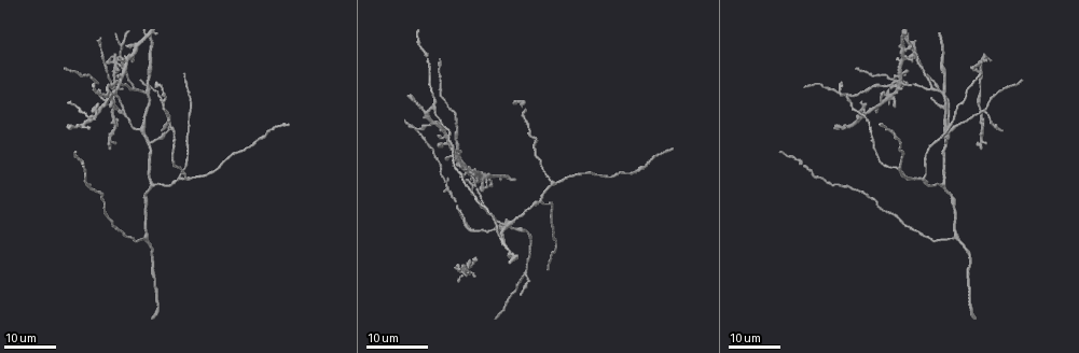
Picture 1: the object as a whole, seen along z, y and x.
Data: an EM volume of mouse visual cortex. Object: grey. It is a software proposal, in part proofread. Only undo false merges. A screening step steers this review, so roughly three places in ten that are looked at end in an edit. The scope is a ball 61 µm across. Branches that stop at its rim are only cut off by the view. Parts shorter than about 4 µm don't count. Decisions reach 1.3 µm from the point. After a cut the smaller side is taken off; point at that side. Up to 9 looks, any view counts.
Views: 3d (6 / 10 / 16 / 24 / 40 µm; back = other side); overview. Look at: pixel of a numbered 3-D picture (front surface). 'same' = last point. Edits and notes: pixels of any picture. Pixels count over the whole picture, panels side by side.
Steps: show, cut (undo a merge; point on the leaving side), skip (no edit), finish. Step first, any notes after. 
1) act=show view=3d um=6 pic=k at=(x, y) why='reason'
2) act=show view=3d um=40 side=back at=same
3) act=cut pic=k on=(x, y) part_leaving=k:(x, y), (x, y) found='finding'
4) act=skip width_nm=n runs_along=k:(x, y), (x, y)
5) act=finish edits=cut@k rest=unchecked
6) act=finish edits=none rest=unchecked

act=show view=3d um=16 pic=1 at=(895, 86) why='four arms meet'

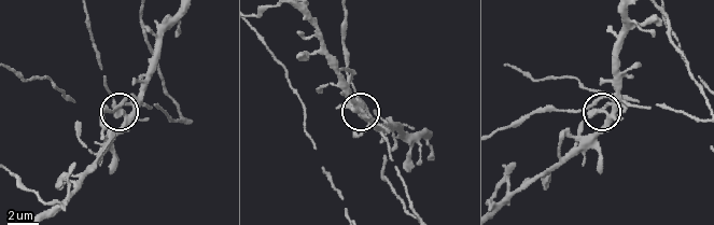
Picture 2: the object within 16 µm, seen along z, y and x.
act=show view=3d um=6 pic=2 at=(605, 116) why='closer look'

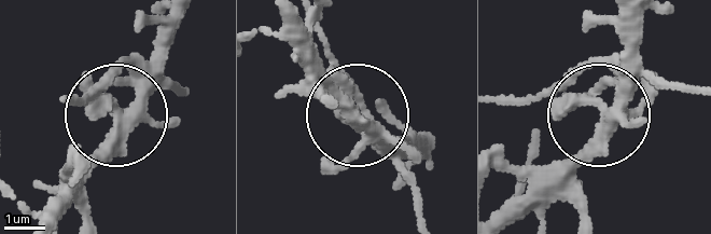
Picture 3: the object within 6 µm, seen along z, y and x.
act=skip arms=4 runs_along=3:(423, 217), (406, 165), (296, 45) found='all the same neuron'

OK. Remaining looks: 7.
act=show view=3d um=24 pic=1 at=(932, 87) why='three arms meet'

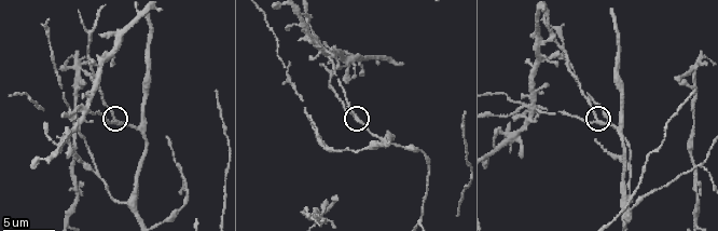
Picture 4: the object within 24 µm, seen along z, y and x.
act=show view=3d um=10 pic=4 at=(355, 114) why='zoom in'

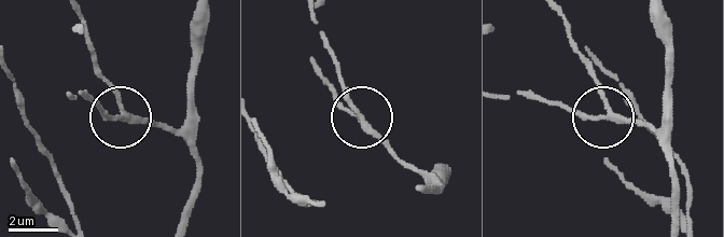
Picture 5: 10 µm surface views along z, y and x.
act=show view=3d um=10 side=back pic=5 at=(606, 113)

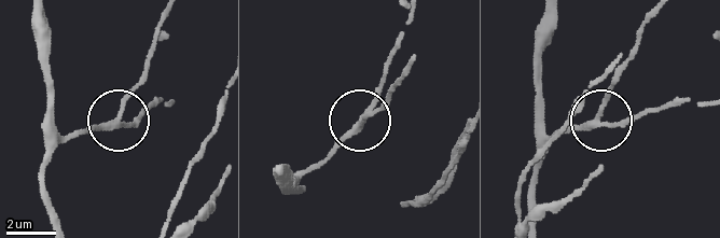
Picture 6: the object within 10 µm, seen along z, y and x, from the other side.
act=skip runs_along=6:(59, 221), (44, 159), (110, 124), (152, 56) found='continuous, no second neuron'

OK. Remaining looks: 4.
act=show view=3d um=6 pic=4 at=(178, 164) why='three-way junction'

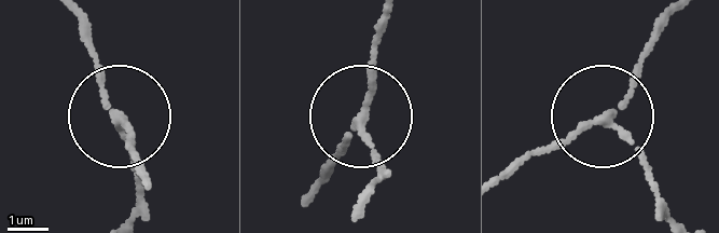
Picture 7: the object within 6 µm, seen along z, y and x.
act=show view=3d um=6 side=back pic=7 at=(608, 117)

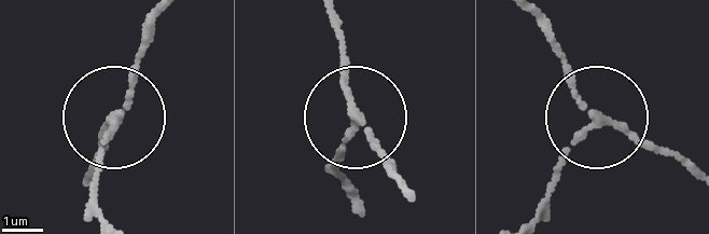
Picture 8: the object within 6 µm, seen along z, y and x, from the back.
act=skip runs_along=8:(695, 178), (596, 123), (544, 198) found='all the same neuron'

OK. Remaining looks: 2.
act=show view=3d um=16 pic=1 at=(146, 194)

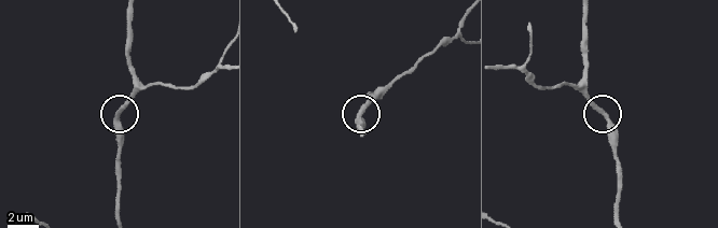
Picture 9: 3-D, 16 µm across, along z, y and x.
act=show view=3d um=6 pic=9 at=(595, 107)

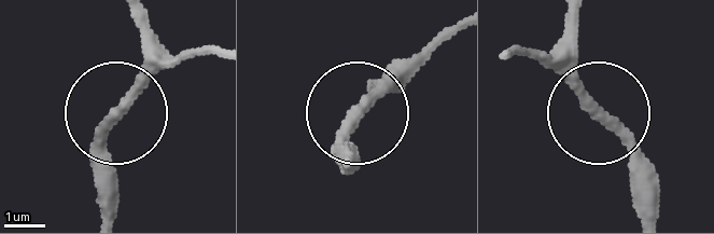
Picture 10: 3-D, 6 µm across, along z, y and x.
act=skip side_arm_um=57 runs_along=10:(113, 110), (182, 52) found='all the same neuron'

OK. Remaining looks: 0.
act=finish edits=none rest=unchecked

